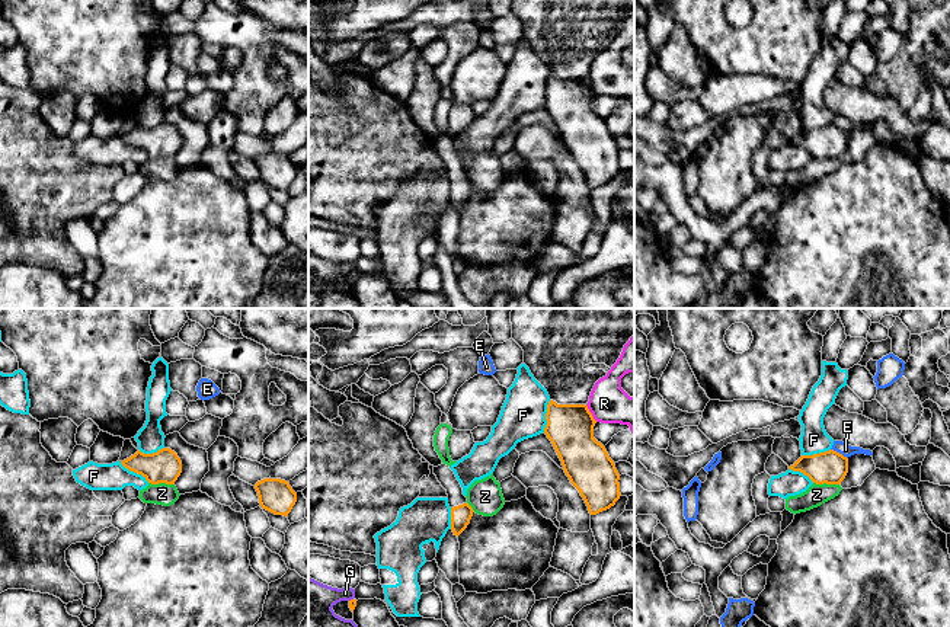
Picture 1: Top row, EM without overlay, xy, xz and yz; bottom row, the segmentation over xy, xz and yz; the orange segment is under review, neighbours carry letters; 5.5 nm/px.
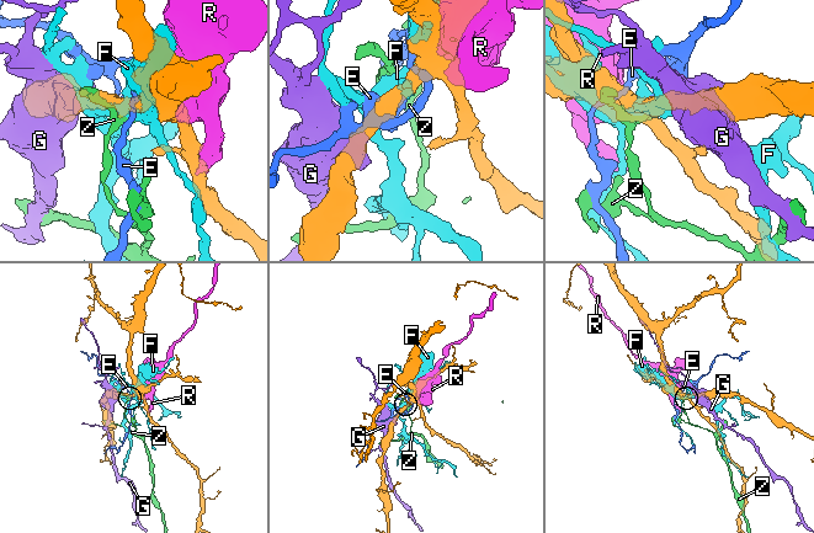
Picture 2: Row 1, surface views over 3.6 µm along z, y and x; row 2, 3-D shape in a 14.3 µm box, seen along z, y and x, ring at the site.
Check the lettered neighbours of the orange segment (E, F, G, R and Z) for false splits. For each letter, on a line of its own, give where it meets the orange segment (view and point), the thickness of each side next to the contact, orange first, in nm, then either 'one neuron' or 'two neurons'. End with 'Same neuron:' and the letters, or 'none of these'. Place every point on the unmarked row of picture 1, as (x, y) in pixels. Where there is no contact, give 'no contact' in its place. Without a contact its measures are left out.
E: contact yz (838, 127); calibres 190 and 70 nm; two neurons
F: contact xy (134, 146); calibres 180 and 150 nm; two neurons
G: contact xz (351, 274); calibres 50 and 280 nm; two neurons
R: contact xz (591, 88); calibres 260 and 220 nm; two neurons
Z: contact xy (162, 156); calibres 180 and 120 nm; two neurons
Same neuron: none of these

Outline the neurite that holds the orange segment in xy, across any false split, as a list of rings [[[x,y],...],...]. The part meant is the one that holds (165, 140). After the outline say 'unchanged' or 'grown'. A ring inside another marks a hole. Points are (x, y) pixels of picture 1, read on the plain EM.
[[[161,122],[153,128],[144,128],[138,124],[121,138],[129,145],[141,148],[151,159],[175,159],[182,147],[182,135],[170,122]]]; unchanged

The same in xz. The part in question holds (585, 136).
[[[550,74],[544,108],[551,115],[566,150],[579,164],[591,189],[620,173],[620,148],[605,121],[594,112],[596,95],[586,79]]]; unchanged

